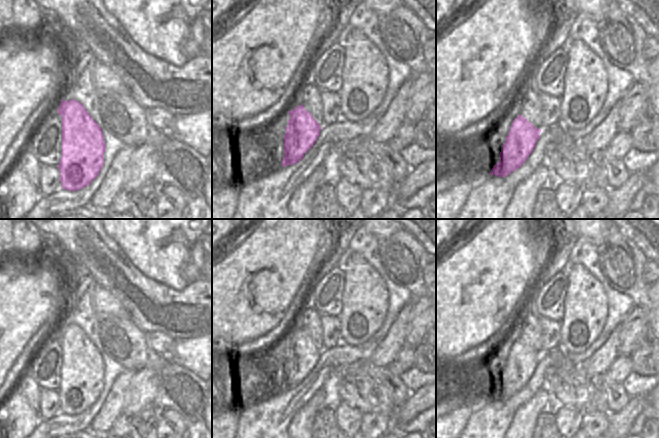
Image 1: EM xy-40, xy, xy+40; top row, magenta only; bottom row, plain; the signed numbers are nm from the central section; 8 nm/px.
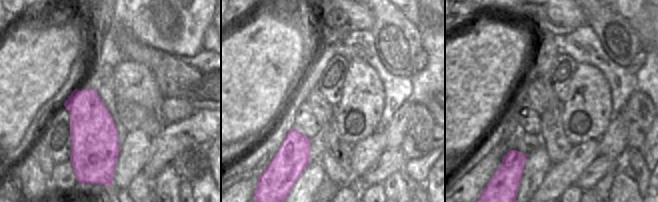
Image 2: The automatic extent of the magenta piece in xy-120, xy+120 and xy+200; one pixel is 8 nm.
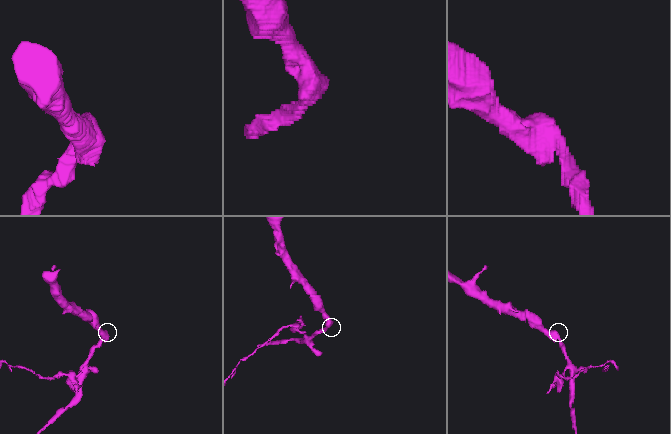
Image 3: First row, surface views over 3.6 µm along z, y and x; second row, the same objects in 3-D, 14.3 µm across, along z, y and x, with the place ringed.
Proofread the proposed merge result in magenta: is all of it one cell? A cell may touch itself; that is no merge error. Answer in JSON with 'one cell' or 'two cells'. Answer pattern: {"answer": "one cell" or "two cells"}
{"answer": "two cells"}

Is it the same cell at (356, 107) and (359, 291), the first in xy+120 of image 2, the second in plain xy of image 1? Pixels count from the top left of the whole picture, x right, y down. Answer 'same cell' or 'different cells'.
same cell

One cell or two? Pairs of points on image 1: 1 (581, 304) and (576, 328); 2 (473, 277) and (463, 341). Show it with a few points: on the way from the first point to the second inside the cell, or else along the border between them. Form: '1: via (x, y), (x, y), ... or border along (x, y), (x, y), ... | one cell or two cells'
1: via (580, 310), (580, 322) | one cell
2: via (471, 293), (465, 299), (463, 305), (463, 325) | one cell

